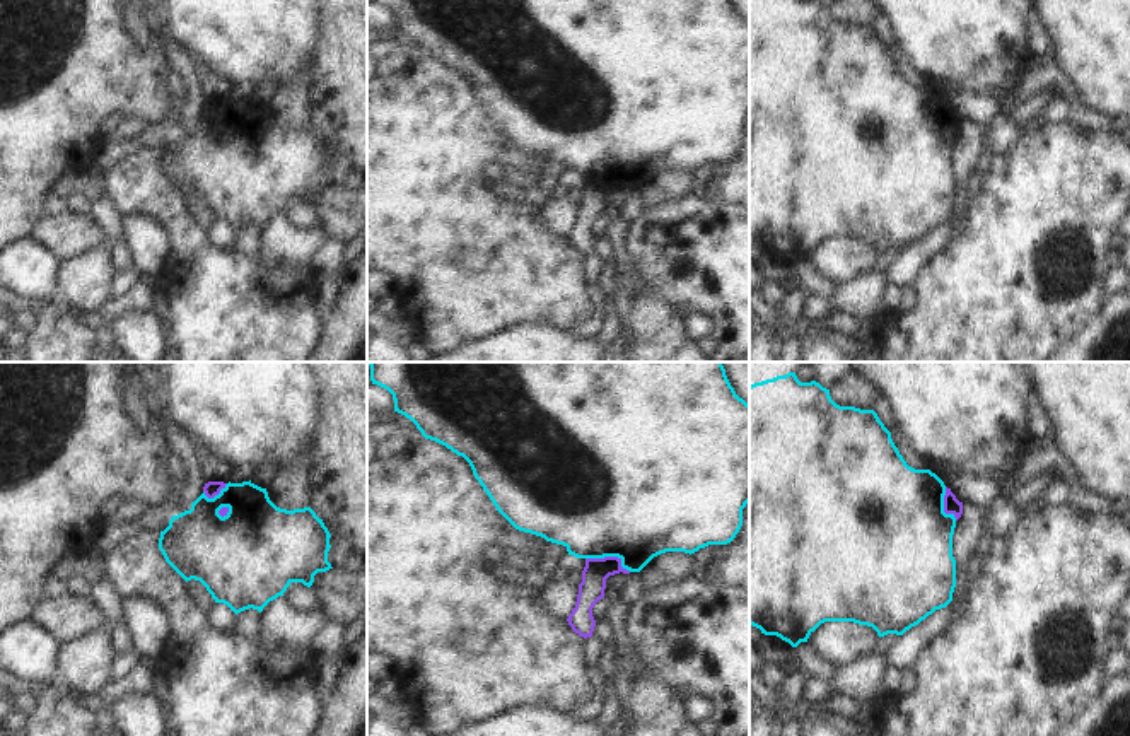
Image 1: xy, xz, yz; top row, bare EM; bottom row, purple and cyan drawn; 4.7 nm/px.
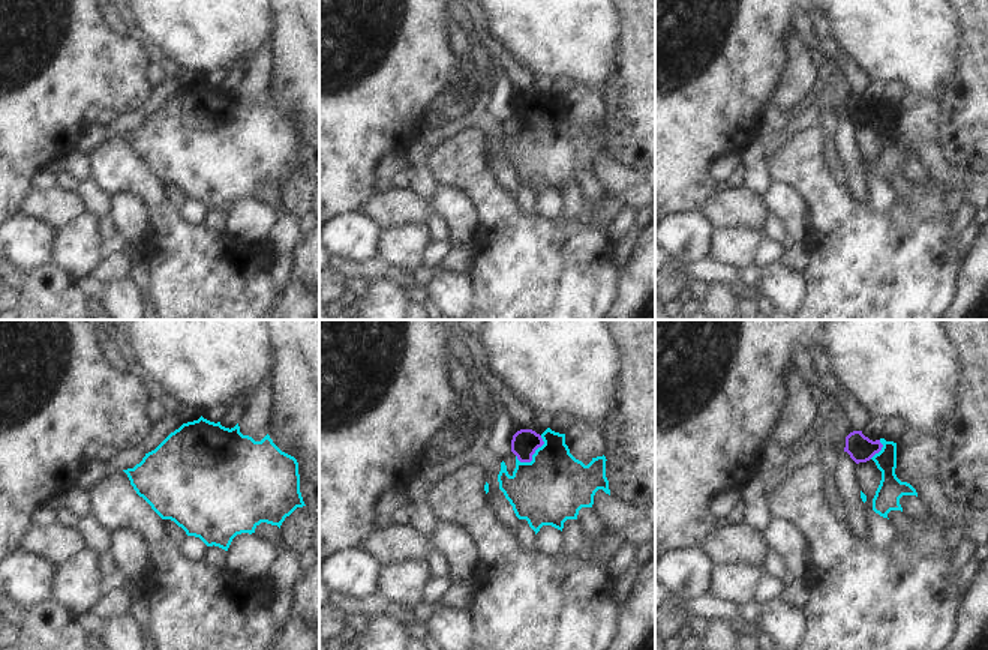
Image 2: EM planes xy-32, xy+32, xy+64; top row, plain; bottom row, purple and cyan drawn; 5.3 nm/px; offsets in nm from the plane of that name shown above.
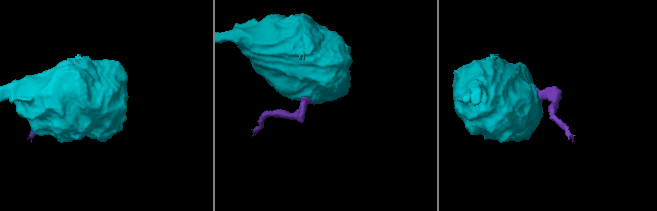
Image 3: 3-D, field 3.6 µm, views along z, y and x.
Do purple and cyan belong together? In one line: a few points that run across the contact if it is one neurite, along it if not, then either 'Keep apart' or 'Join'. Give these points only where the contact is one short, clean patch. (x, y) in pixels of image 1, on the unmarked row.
Line: xz (586, 175), (617, 175), (630, 188). Keep apart

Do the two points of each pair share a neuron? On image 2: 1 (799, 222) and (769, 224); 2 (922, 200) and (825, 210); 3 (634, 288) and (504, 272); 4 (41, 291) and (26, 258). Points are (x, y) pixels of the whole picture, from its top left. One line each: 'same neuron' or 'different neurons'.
1: different neurons
2: same neuron
3: different neurons
4: different neurons

